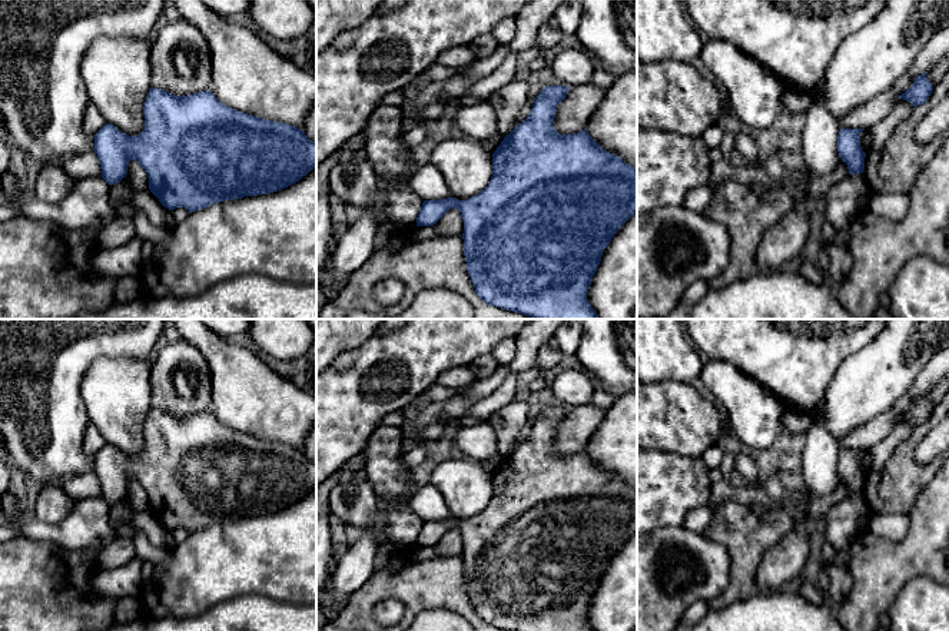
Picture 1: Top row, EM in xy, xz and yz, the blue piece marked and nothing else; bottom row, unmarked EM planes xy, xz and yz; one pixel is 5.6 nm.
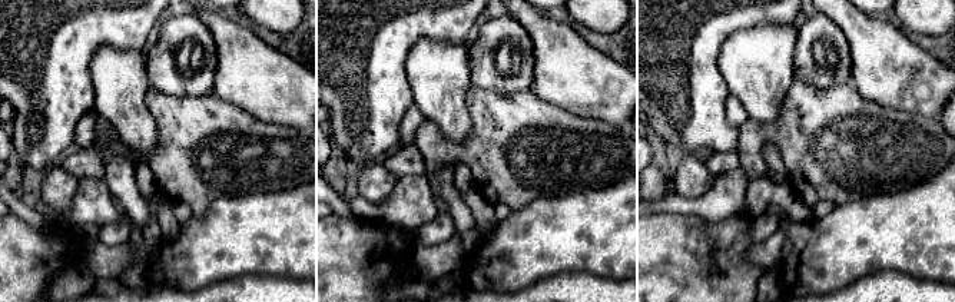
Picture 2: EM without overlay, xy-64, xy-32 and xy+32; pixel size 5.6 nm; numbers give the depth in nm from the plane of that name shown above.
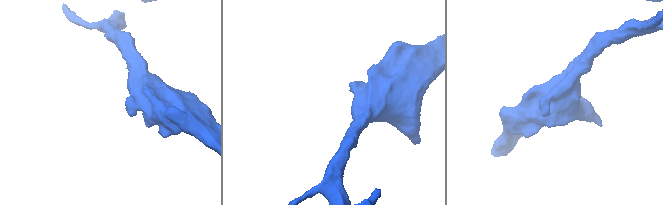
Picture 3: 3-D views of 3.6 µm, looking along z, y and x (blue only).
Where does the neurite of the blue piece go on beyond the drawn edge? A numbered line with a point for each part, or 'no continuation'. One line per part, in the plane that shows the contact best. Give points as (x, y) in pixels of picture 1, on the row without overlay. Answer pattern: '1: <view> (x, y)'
no continuation

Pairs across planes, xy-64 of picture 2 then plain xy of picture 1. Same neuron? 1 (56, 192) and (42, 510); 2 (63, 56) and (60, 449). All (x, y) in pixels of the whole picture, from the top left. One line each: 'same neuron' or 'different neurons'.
1: same neuron
2: same neuron

